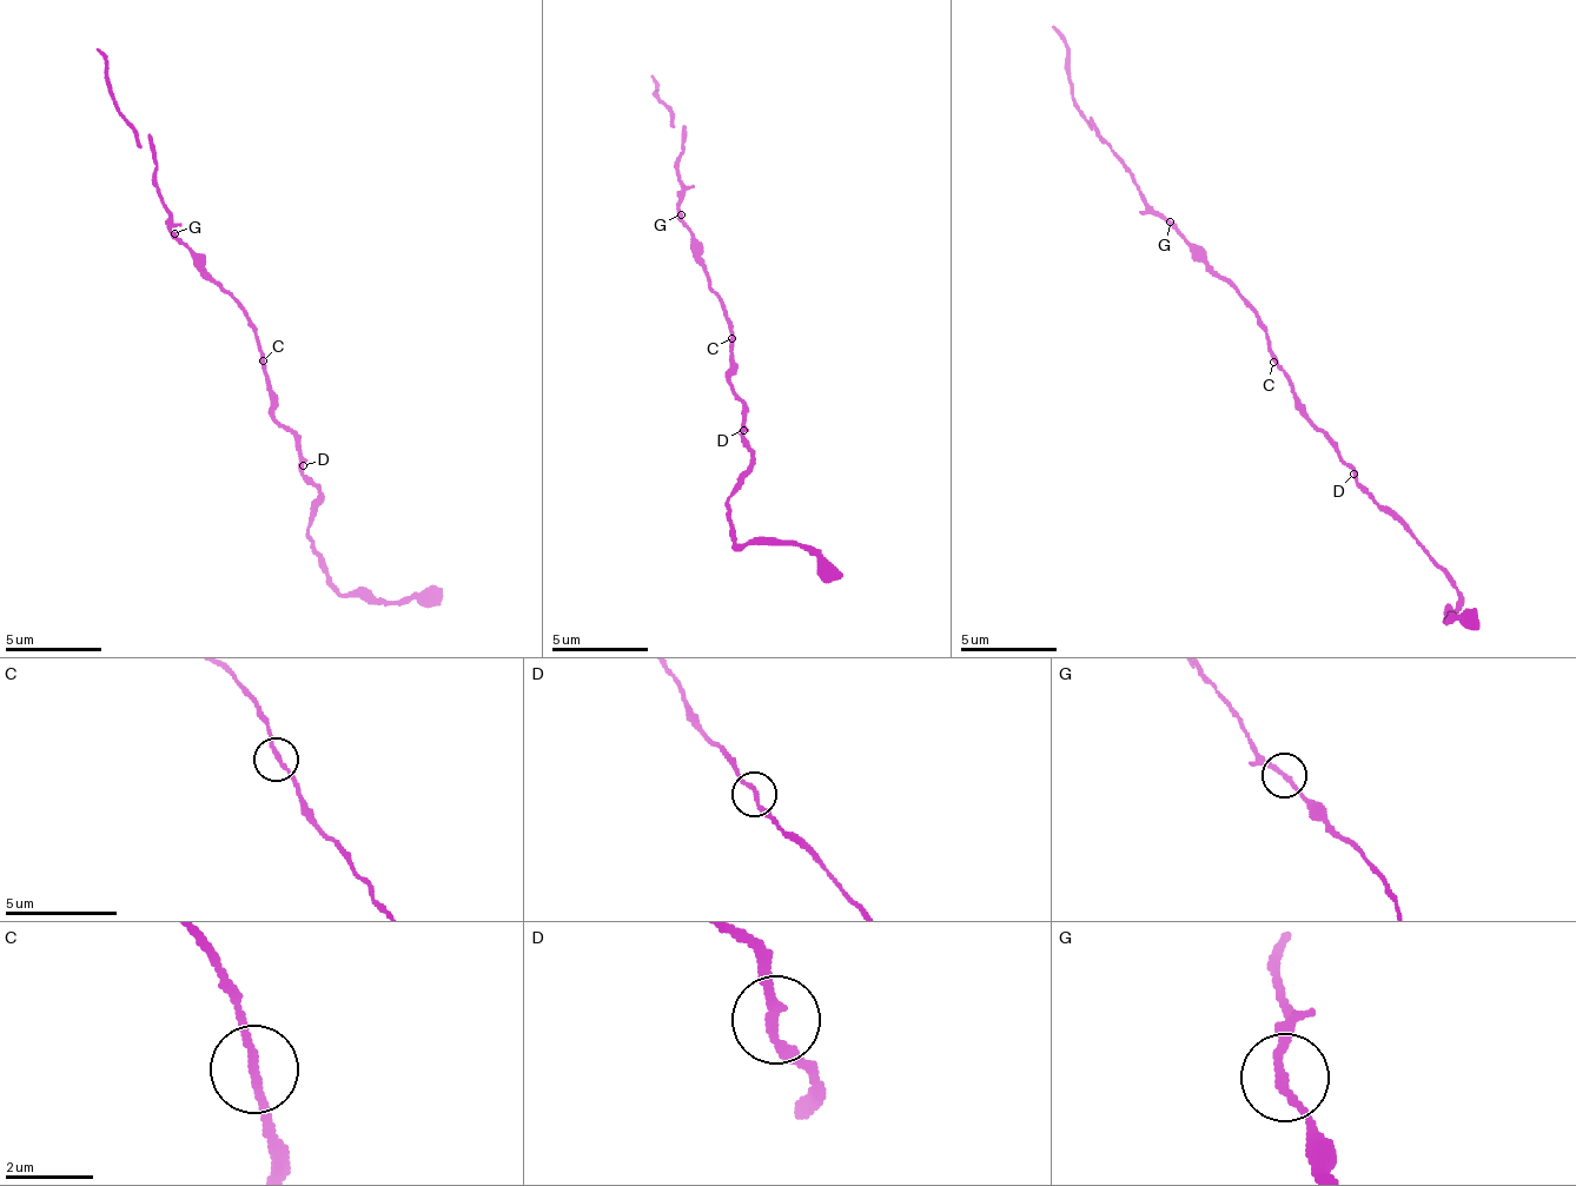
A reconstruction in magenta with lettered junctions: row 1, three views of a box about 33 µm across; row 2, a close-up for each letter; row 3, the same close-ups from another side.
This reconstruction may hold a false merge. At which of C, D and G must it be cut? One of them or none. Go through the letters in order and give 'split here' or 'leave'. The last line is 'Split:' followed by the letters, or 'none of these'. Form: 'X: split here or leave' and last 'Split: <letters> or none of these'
C: leave
D: leave
G: leave
Split: none of these

